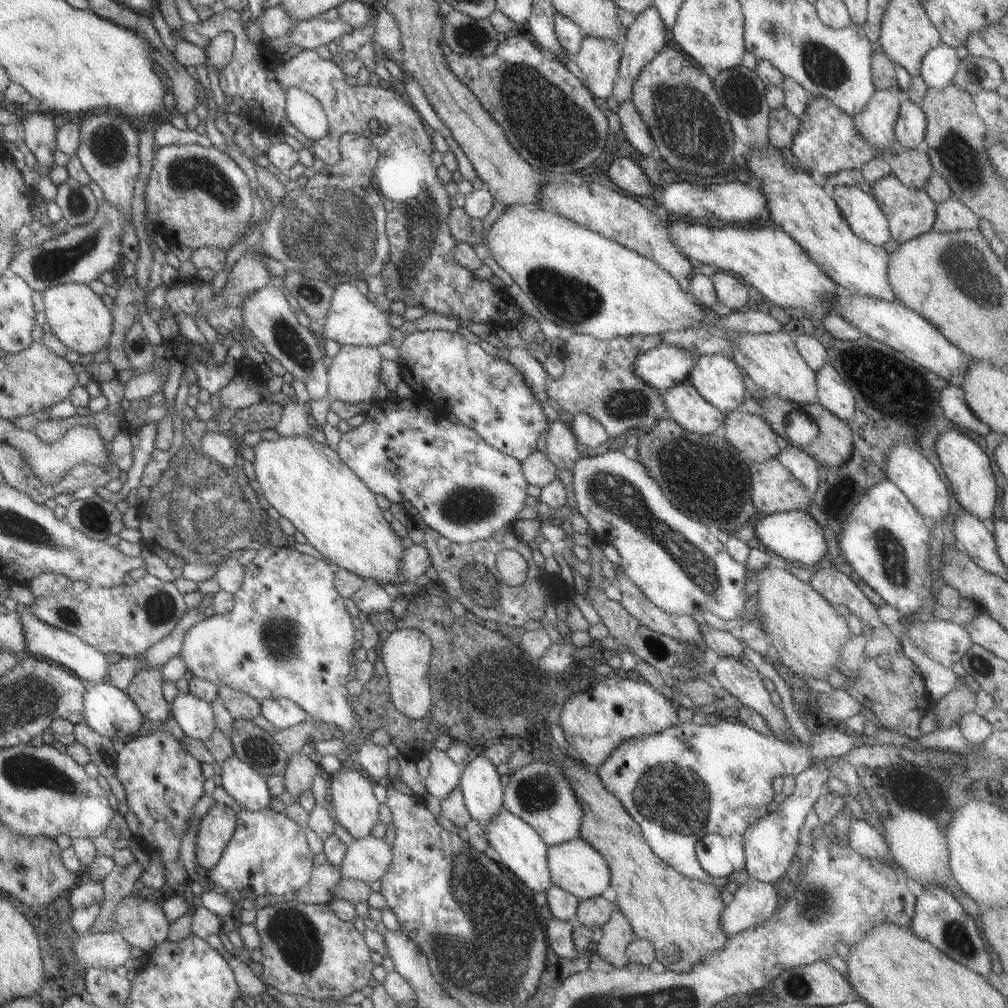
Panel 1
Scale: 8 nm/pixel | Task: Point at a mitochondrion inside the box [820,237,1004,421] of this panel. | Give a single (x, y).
(971, 277)

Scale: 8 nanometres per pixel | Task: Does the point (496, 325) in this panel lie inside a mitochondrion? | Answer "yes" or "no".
no

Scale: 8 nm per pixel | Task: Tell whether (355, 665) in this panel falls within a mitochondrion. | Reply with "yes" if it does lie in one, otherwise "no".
no

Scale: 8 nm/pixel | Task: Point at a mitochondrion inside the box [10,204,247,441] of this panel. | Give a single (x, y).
(44, 264)

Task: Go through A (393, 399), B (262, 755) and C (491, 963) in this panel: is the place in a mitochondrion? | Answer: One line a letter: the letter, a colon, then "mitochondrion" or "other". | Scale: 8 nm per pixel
A: other
B: mitochondrion
C: mitochondrion

